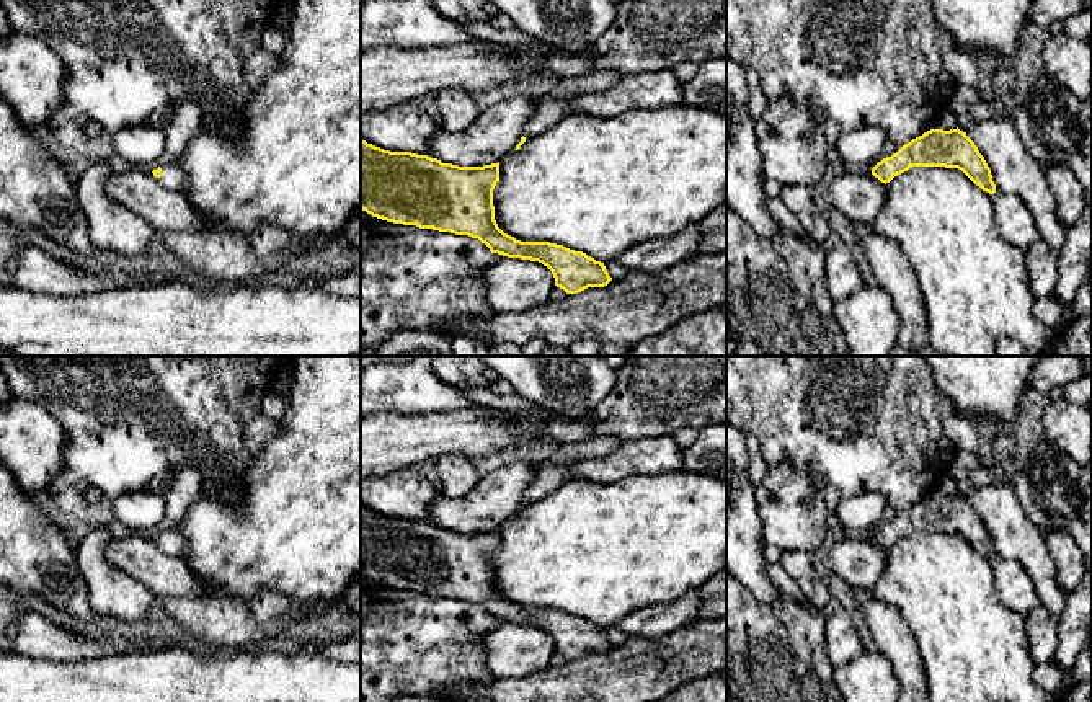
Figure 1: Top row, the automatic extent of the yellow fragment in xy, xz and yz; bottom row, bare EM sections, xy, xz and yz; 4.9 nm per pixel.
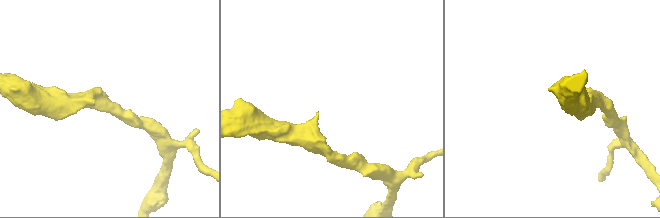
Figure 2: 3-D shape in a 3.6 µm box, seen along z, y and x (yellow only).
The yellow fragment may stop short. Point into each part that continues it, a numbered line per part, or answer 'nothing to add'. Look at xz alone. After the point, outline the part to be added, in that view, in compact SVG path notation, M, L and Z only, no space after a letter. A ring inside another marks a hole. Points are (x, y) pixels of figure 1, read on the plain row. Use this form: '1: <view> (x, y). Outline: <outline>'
1: xz (555, 472). Outline: M619 436L589 438L579 442L560 442L553 457L540 464L535 480L524 493L526 506L545 498L563 483L575 478L570 469L588 459L602 459L612 454L622 441Z

